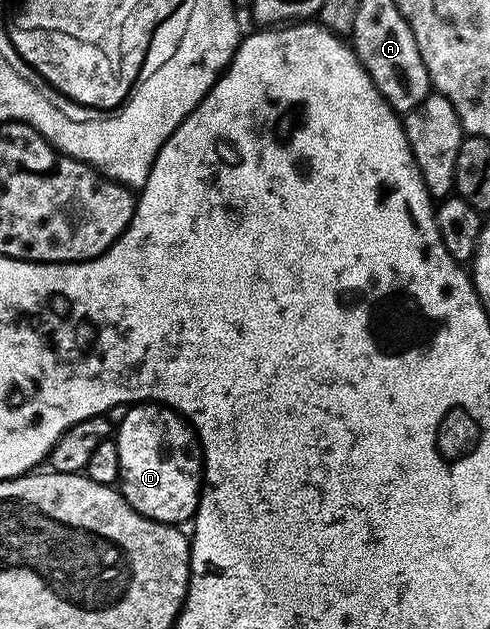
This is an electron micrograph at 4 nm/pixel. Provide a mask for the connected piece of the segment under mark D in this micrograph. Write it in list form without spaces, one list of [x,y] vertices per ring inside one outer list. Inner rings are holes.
[[[156,402],[132,405],[121,425],[115,428],[119,450],[119,491],[139,514],[164,524],[178,526],[192,521],[197,514],[197,501],[203,487],[203,453],[196,431],[179,412]]]

